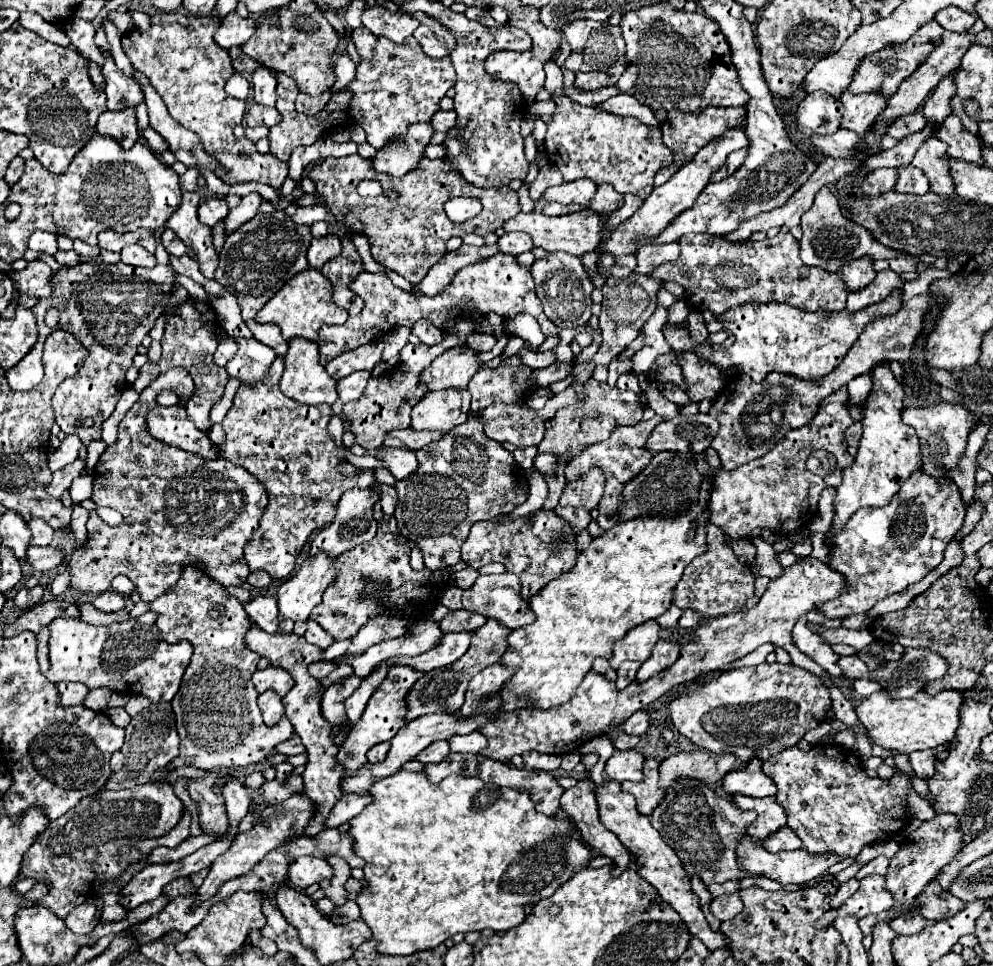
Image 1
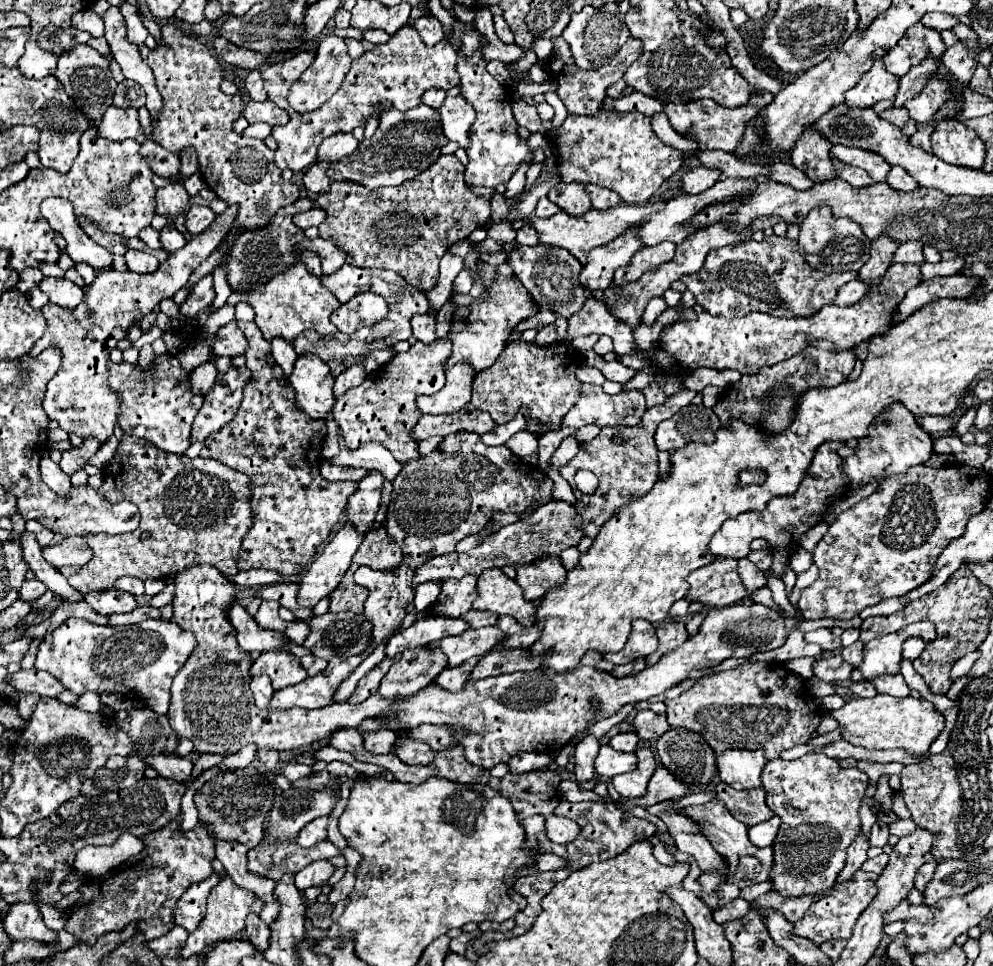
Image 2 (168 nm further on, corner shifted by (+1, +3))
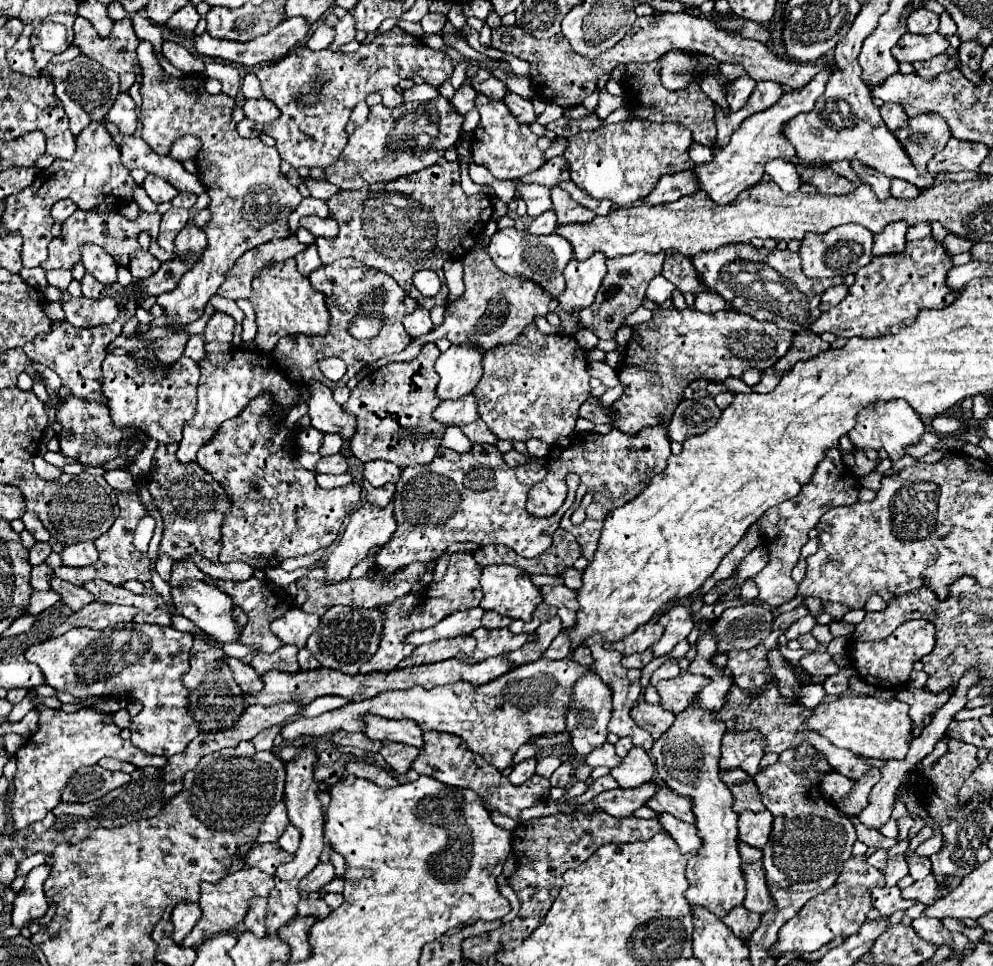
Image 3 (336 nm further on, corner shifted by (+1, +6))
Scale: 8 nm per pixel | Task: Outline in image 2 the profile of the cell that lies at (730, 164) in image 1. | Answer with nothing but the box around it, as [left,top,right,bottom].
[680,167,720,195]

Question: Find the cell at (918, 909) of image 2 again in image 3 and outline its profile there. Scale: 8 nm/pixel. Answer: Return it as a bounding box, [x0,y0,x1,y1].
[872,886,916,916]

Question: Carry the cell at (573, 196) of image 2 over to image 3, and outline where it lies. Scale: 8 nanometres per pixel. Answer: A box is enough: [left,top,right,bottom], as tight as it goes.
[552,186,596,224]

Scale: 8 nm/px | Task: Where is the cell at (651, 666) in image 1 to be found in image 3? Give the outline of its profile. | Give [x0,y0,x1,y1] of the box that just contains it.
[652,606,694,658]

